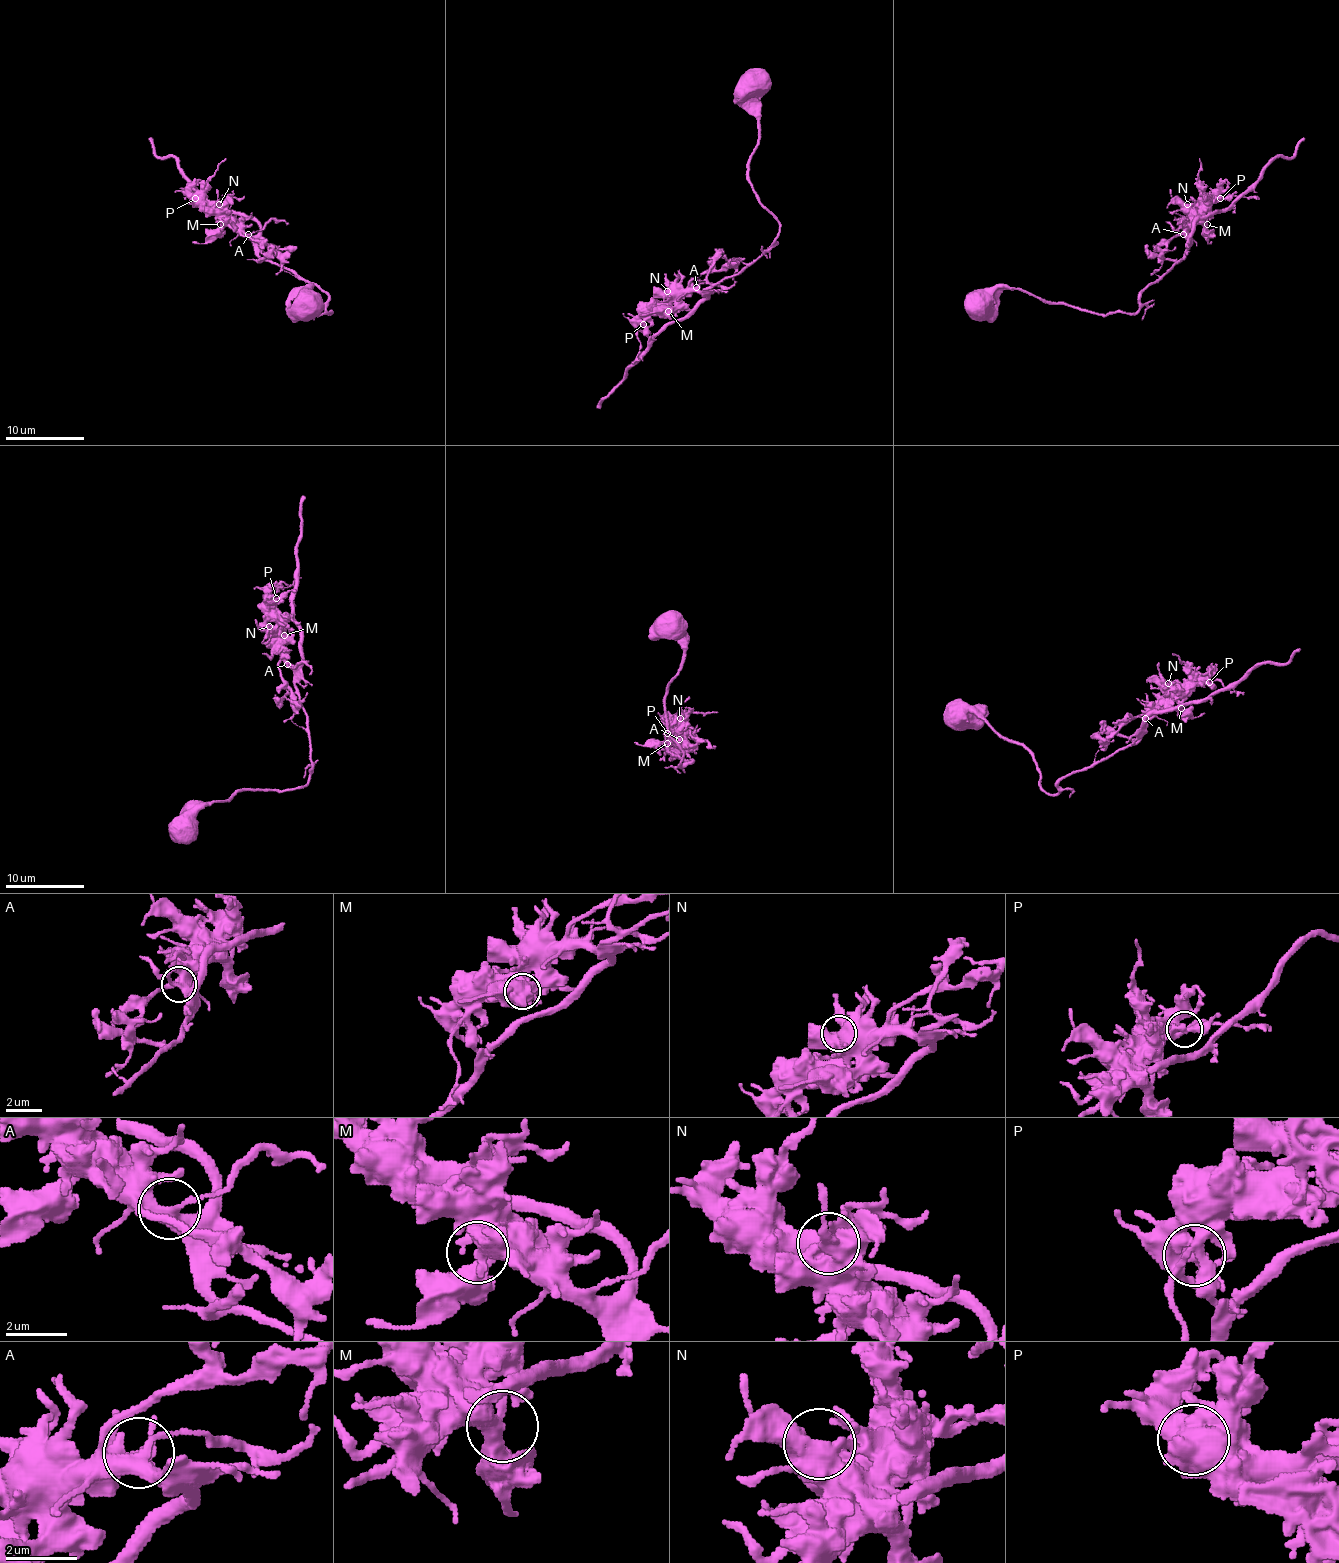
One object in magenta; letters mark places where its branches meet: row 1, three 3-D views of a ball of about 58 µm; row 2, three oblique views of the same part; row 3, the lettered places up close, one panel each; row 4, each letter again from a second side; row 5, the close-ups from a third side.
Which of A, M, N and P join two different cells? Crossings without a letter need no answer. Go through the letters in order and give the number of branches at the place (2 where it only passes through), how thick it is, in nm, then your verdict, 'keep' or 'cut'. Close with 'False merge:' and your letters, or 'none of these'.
A: 3 branches meet; 360 nm thick; keep
M: 3 branches meet; 380 nm thick; keep
N: 2 branches meet; 550 nm thick; keep
P: 3 branches meet; 320 nm thick; keep
False merge: none of these

